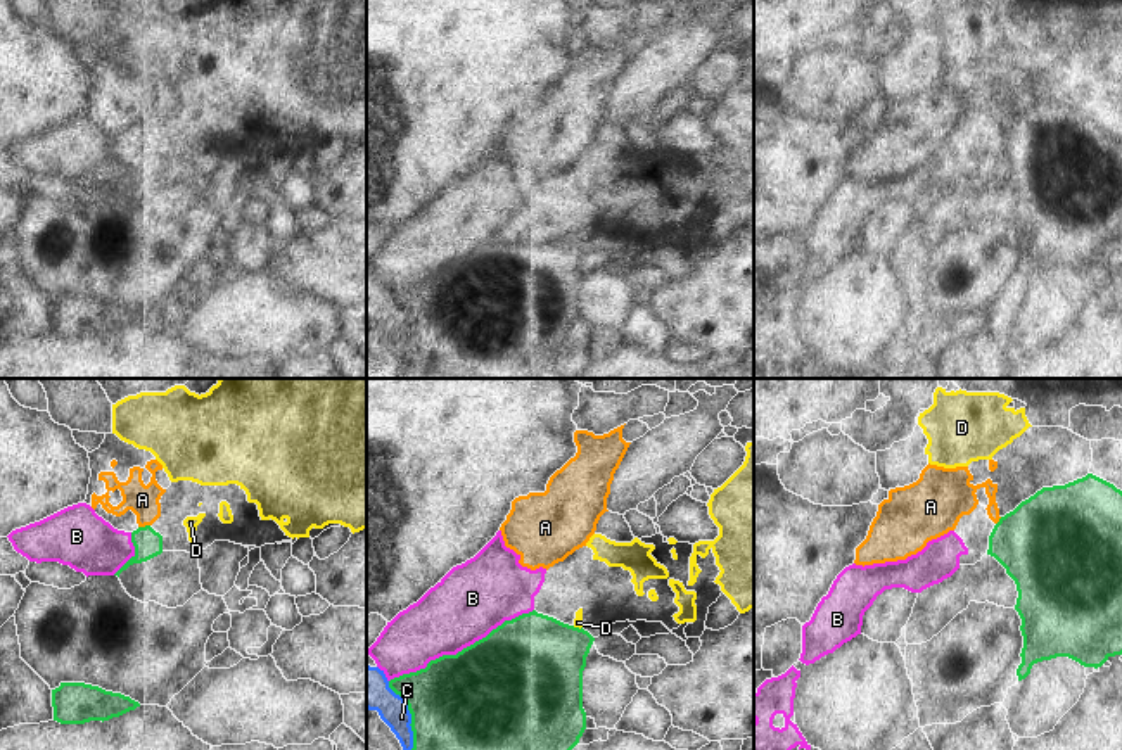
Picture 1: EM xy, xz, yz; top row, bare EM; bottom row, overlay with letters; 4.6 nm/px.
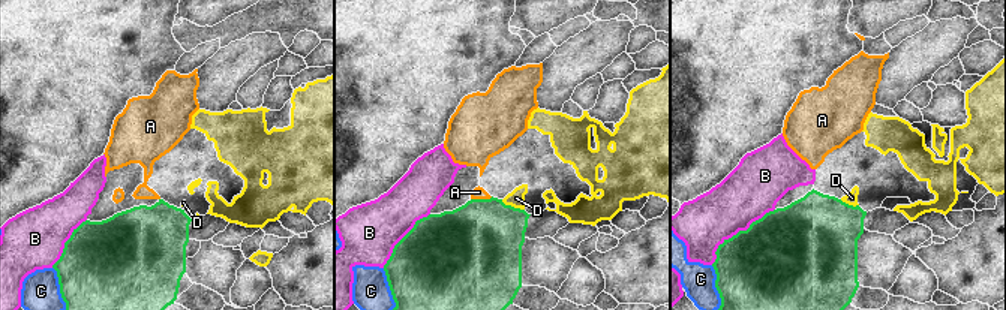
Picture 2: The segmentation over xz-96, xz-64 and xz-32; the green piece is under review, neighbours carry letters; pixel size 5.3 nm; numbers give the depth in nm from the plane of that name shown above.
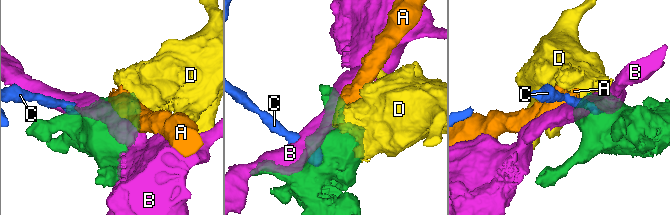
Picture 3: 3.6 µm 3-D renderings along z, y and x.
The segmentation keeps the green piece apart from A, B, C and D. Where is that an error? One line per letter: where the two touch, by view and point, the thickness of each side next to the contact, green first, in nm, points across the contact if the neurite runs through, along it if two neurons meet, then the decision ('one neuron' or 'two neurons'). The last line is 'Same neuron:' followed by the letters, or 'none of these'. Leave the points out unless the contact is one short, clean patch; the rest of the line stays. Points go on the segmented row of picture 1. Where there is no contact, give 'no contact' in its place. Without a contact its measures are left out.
A: meets green in xy at (146, 526); 130 nm thick on the green side, 150 nm on the other; border along xy (149, 524), (139, 527); two neurons
B: meets green in xz at (462, 650); 500 nm thick on the green side, 340 nm on the other; two neurons
C: meets green in xz at (410, 712); 440 nm thick on the green side, 190 nm on the other; two neurons
D: meets green in xz at (578, 628); 440 nm thick on the green side, 50 nm on the other; two neurons
Same neuron: none of these

